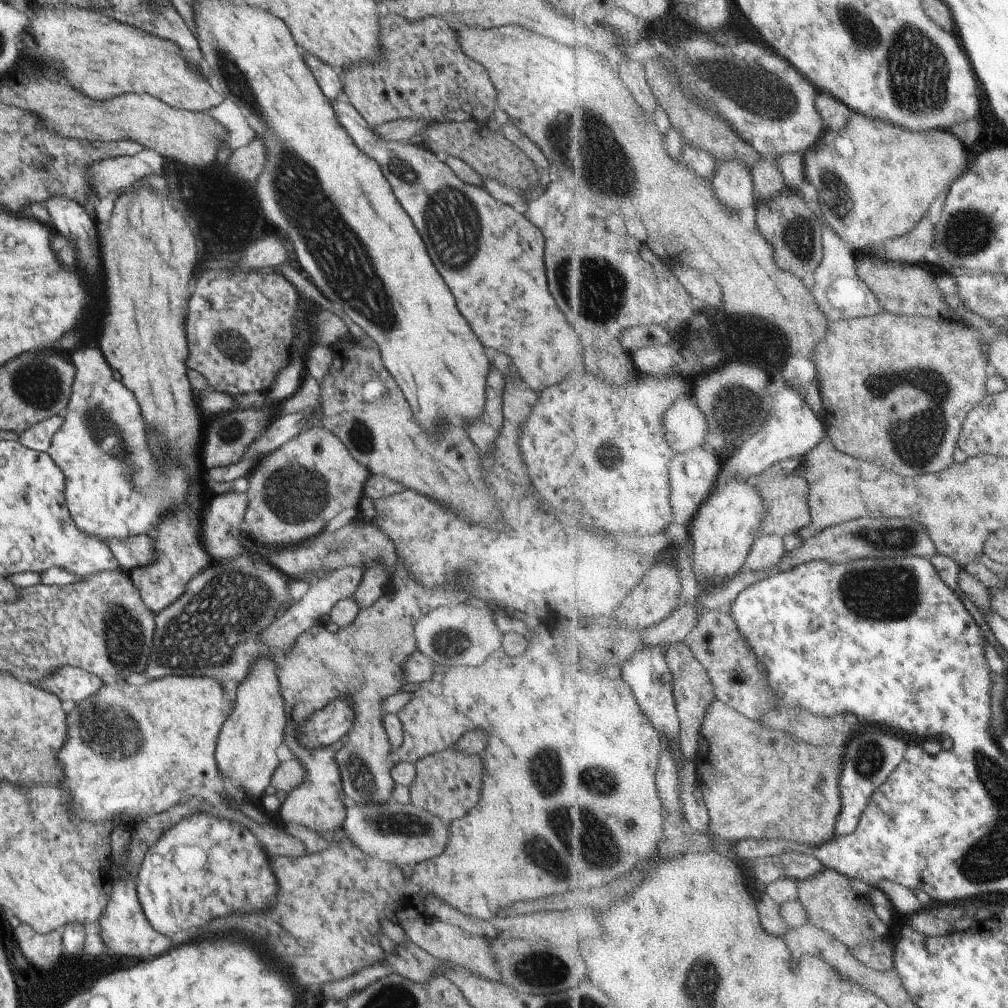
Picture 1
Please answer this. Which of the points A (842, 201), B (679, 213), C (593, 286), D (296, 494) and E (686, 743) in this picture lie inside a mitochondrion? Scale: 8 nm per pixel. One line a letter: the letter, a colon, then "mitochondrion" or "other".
A: mitochondrion
B: other
C: mitochondrion
D: mitochondrion
E: other

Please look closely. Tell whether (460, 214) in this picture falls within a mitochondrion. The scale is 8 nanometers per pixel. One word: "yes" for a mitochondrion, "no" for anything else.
yes

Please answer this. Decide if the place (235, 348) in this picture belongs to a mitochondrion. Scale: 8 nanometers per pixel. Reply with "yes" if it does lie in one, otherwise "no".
yes

